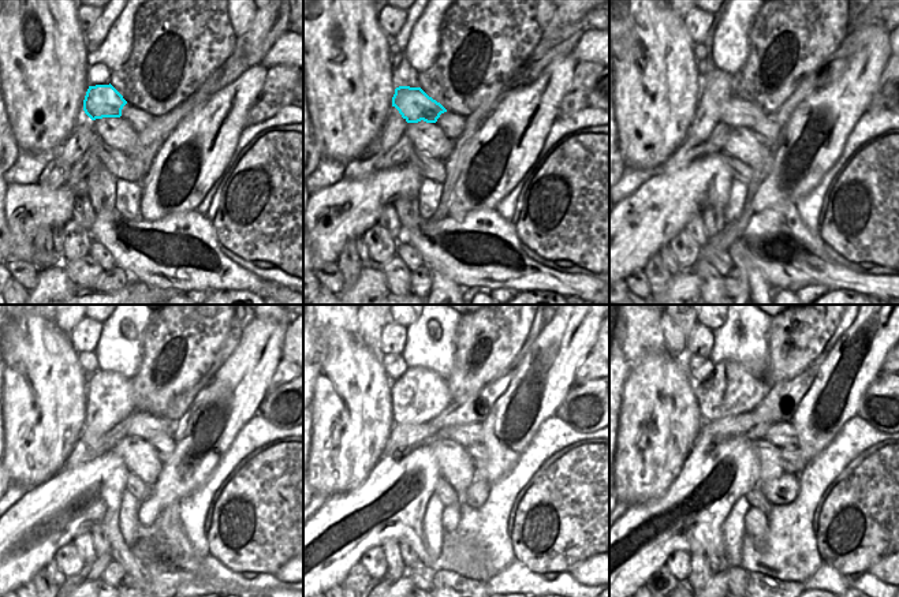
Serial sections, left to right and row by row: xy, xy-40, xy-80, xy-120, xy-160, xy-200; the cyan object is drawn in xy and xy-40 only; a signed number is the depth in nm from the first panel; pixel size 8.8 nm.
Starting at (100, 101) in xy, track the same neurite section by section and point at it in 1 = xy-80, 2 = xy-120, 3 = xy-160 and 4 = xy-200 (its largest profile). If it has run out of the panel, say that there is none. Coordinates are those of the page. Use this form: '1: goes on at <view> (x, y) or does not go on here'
1: goes on at xy-80 (737, 112)
2: goes on at xy-120 (144, 425)
3: goes on at xy-160 (466, 435)
4: goes on at xy-200 (782, 435)

